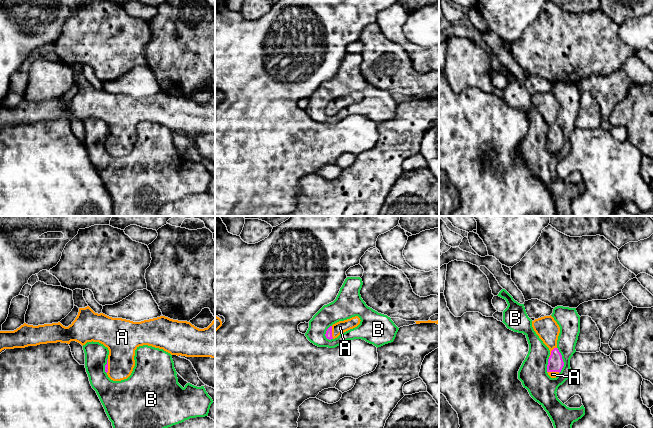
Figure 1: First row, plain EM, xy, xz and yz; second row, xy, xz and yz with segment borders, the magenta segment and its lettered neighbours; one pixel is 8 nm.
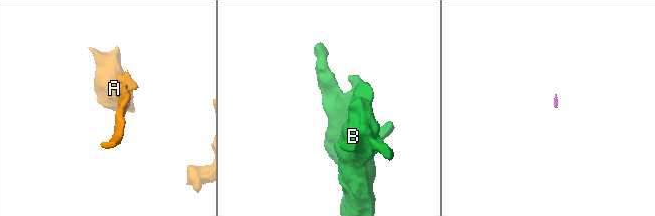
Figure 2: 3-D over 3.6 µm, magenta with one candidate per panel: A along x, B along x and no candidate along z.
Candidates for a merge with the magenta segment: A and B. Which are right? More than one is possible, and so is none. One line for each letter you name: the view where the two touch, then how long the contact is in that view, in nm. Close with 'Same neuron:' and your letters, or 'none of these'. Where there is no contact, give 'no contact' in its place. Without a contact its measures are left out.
A: xz | 110 nm
Same neuron: A

